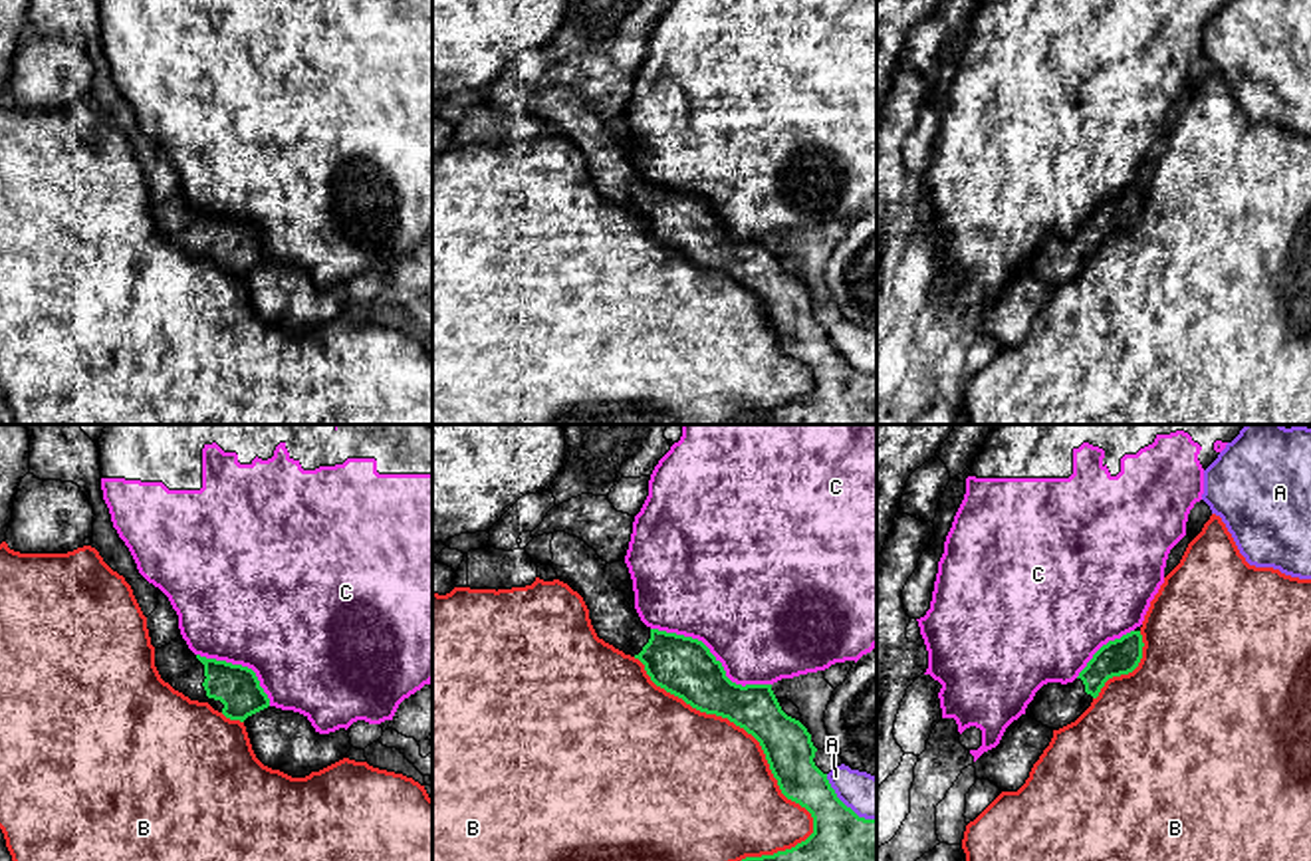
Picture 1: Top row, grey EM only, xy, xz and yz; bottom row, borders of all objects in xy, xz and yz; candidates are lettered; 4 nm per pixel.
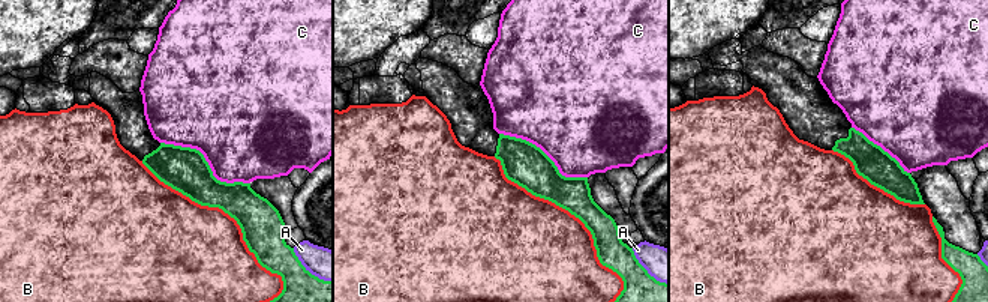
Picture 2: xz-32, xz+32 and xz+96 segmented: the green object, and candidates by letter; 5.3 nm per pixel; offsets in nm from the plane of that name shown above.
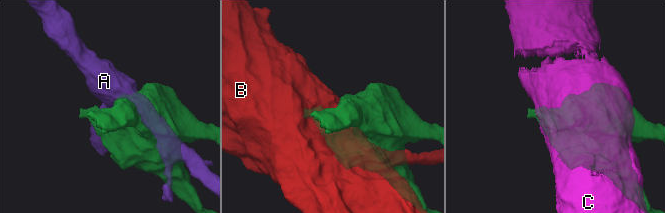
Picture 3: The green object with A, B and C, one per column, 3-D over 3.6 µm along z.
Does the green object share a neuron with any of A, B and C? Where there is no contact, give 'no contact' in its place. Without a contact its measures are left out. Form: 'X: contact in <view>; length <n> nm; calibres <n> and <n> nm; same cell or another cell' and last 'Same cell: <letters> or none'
A: contact in xz; length 280 nm; calibres 400 and 180 nm; another cell
B: contact in xz; length 1000 nm; calibres 200 and 500 nm; another cell
C: contact in xz; length 550 nm; calibres 240 and 500 nm; another cell
Same cell: none

